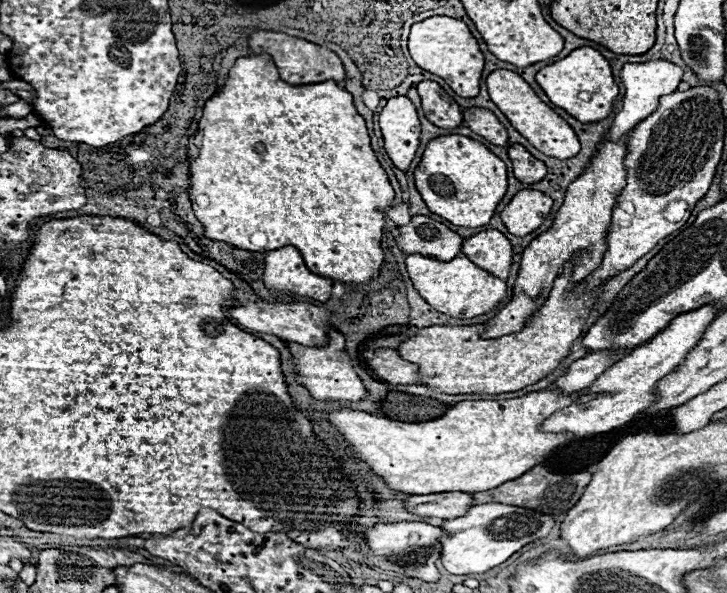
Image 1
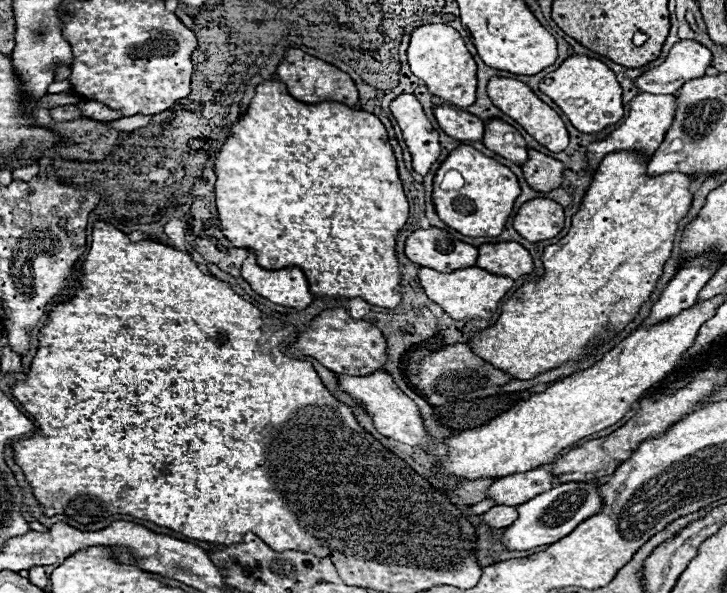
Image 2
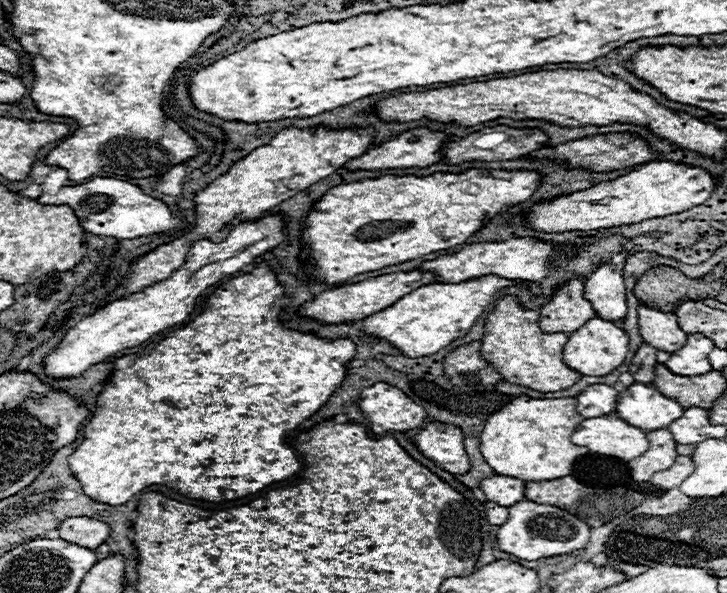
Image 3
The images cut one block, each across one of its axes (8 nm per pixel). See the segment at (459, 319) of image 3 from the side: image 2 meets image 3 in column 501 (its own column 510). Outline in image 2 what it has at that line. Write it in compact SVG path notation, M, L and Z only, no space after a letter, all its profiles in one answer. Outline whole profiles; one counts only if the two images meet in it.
M478 266L472 268L460 268L452 274L442 274L430 268L420 268L418 278L422 282L424 292L428 298L444 308L444 312L454 320L490 320L494 312L498 310L500 300L506 296L506 292L514 286L514 280L508 276L494 276Z

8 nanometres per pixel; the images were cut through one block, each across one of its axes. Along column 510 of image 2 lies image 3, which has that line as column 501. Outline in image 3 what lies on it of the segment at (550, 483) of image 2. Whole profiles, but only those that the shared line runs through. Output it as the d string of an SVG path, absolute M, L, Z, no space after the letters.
M490 476L480 480L480 490L490 502L496 502L500 506L516 504L516 500L524 498L524 482L512 476Z

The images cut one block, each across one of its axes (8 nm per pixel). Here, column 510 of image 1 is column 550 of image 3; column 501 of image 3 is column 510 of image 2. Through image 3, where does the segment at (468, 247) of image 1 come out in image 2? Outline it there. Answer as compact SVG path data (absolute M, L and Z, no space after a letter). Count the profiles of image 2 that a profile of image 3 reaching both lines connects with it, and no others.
M496 242L496 244L482 244L478 254L478 268L486 268L488 272L520 278L524 274L534 274L534 262L530 252L518 242Z

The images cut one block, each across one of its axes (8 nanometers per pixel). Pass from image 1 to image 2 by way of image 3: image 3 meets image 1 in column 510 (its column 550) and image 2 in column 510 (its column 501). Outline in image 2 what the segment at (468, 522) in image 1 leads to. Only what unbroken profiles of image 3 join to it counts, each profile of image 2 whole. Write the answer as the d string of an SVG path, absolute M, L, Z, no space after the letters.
M596 480L594 486L588 482L568 482L552 488L550 492L538 494L536 498L528 500L526 504L518 506L518 518L514 524L510 524L502 536L502 542L508 550L532 550L538 546L554 544L562 540L562 536L568 536L582 520L602 512L604 504L598 494L598 486L602 486L604 480Z

